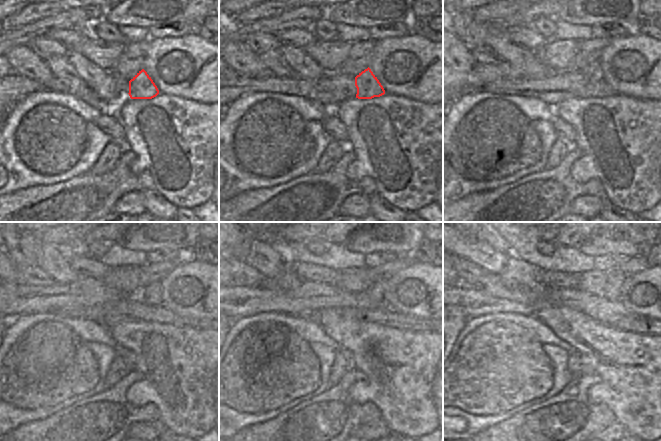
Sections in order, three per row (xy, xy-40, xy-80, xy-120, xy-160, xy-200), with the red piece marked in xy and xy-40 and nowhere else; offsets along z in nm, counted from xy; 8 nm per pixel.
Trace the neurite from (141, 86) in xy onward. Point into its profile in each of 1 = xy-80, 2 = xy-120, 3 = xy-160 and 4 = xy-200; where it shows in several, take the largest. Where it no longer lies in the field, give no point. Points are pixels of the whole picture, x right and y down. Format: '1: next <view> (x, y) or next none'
1: next xy-80 (593, 73)
2: next xy-120 (151, 294)
3: next xy-160 (376, 291)
4: next xy-200 (613, 278)

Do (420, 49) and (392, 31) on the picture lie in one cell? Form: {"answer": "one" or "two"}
{"answer": "two"}

